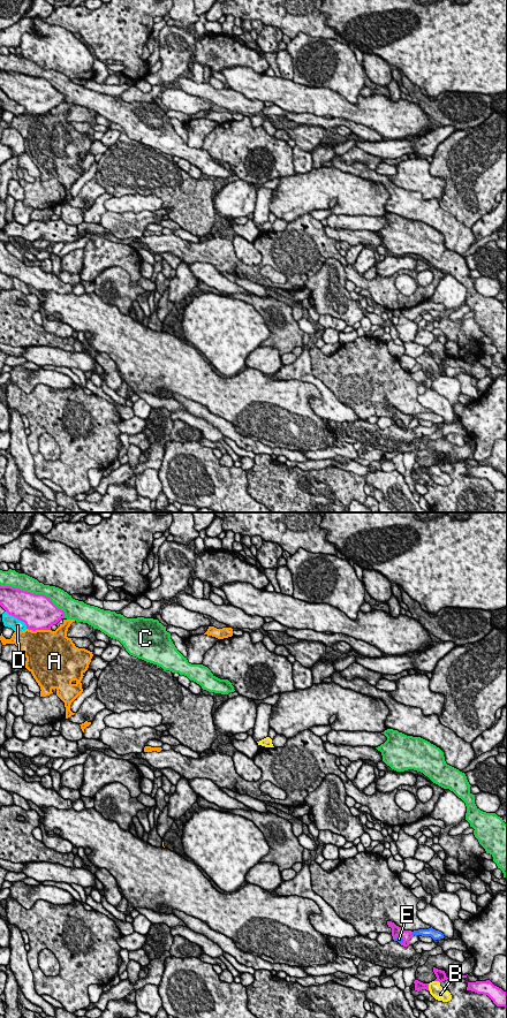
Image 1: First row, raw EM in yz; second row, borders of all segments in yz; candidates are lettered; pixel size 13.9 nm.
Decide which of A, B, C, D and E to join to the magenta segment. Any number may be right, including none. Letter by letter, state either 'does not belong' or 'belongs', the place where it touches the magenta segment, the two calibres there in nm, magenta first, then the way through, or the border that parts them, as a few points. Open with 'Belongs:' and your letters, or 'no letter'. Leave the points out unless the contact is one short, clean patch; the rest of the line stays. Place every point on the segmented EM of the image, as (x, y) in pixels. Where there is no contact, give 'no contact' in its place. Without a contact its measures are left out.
Belongs: no letter
A: does not belong | yz (38, 629) | 480/480 nm
B: does not belong | yz (428, 987) | 130/190 nm
C: does not belong | yz (33, 593) | 480/220 nm
D: does not belong | yz (17, 618) | 440/170 nm
E: does not belong | yz (400, 935) | 140/90 nm | along yz (393, 937), (400, 936), (403, 942)

